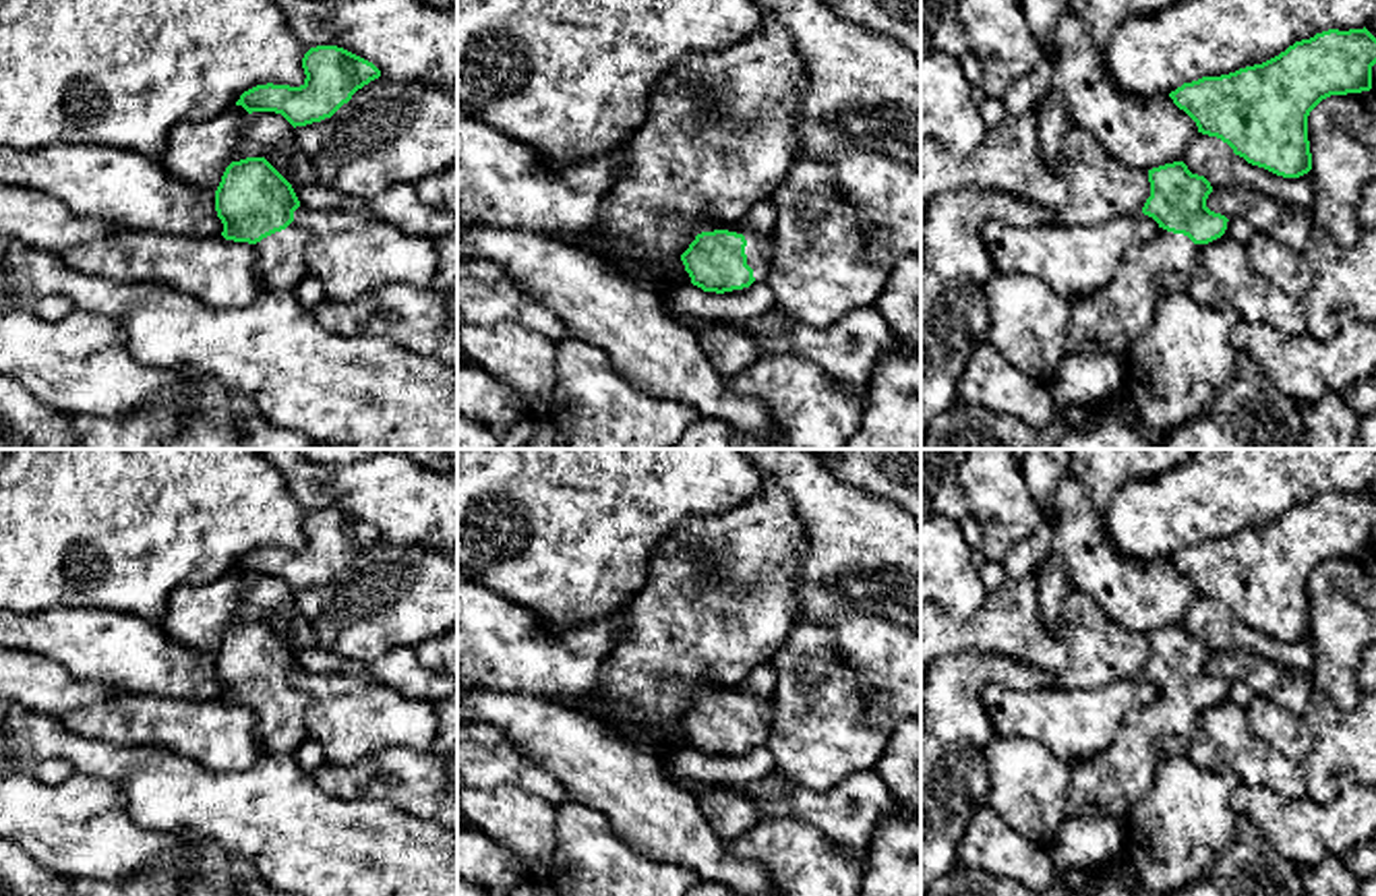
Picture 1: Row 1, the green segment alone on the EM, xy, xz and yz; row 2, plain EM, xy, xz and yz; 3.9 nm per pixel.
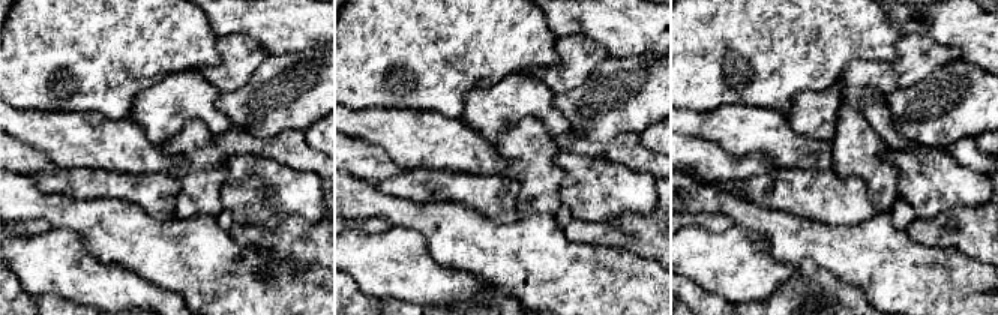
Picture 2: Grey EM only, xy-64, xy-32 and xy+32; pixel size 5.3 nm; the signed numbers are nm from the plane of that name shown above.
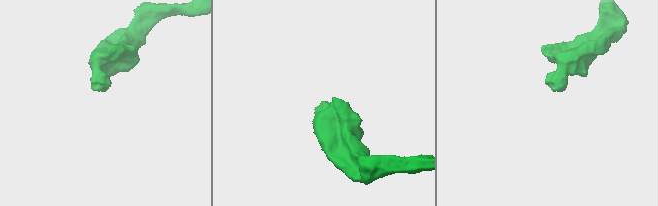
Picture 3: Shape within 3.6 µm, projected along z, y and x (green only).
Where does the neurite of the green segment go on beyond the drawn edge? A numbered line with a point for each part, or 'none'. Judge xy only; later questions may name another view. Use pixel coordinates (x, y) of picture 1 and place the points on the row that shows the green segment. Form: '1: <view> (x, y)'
1: xy (280, 257)

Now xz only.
1: xz (758, 222)

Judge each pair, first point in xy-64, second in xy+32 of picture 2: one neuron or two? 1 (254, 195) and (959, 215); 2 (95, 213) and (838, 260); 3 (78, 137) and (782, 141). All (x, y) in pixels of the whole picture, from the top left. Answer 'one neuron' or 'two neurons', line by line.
1: two neurons
2: one neuron
3: one neuron

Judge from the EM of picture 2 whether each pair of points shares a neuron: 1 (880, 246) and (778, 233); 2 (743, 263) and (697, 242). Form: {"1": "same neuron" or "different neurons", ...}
{"1": "same neuron", "2": "same neuron"}

